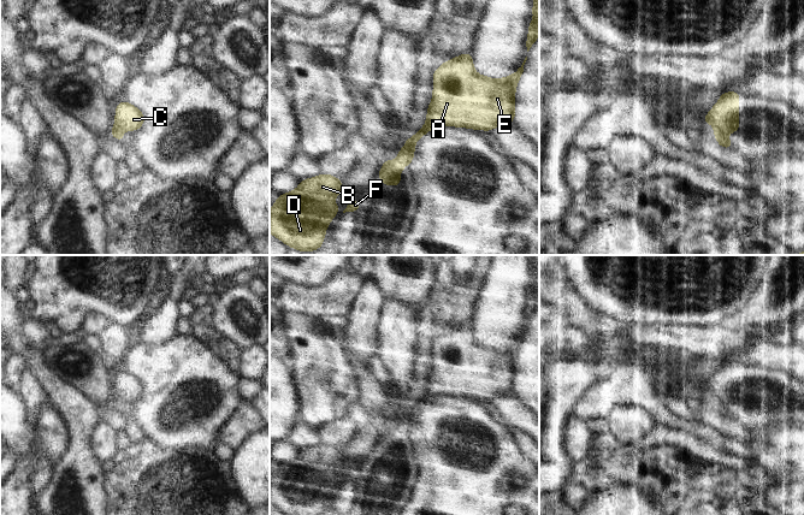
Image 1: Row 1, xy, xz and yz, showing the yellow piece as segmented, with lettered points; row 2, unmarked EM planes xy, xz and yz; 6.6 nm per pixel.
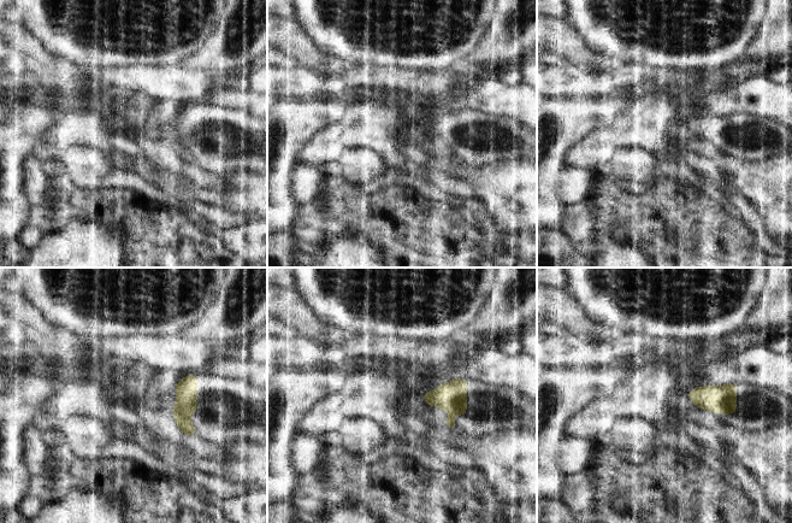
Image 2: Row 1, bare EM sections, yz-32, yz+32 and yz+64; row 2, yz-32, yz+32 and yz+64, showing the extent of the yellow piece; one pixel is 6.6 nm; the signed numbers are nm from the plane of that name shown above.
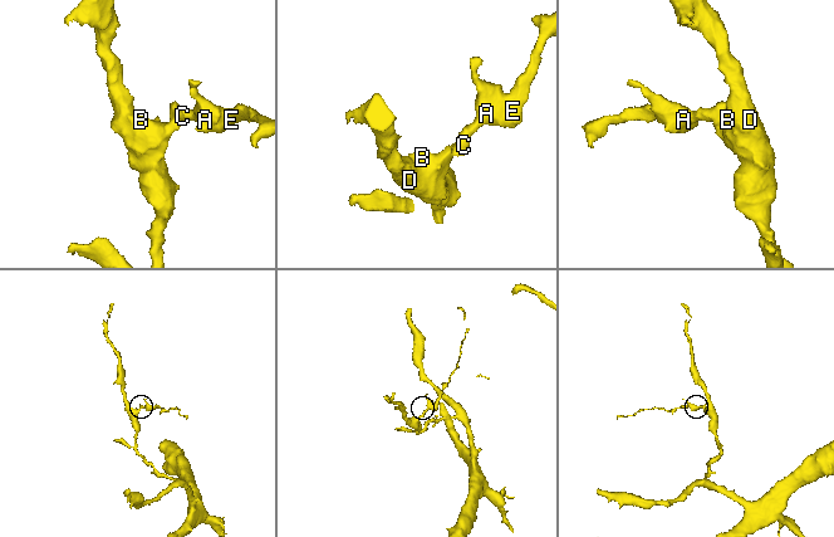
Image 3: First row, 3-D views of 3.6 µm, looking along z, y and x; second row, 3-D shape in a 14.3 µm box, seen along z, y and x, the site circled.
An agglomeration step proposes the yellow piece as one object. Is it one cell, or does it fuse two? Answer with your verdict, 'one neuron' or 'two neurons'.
two neurons

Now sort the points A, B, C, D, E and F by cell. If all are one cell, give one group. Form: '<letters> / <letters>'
A C E / B D F

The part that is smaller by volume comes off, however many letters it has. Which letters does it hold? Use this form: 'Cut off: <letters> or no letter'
Cut off: A, C, E

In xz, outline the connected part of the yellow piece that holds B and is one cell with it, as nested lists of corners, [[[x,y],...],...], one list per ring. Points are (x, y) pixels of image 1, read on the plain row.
[[[323,443],[301,450],[294,461],[279,464],[270,480],[270,502],[288,515],[321,515],[325,498],[338,483],[333,468],[343,462],[341,449]]]

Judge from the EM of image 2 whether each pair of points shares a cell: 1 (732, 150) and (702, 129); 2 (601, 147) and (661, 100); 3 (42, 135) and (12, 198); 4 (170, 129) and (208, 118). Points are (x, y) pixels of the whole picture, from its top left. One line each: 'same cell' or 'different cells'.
1: same cell
2: same cell
3: different cells
4: different cells

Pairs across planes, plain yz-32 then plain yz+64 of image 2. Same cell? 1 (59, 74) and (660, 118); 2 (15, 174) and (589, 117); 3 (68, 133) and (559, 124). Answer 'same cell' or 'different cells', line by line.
1: different cells
2: same cell
3: different cells

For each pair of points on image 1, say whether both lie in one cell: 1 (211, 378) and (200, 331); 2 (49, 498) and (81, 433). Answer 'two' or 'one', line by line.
1: two
2: one

